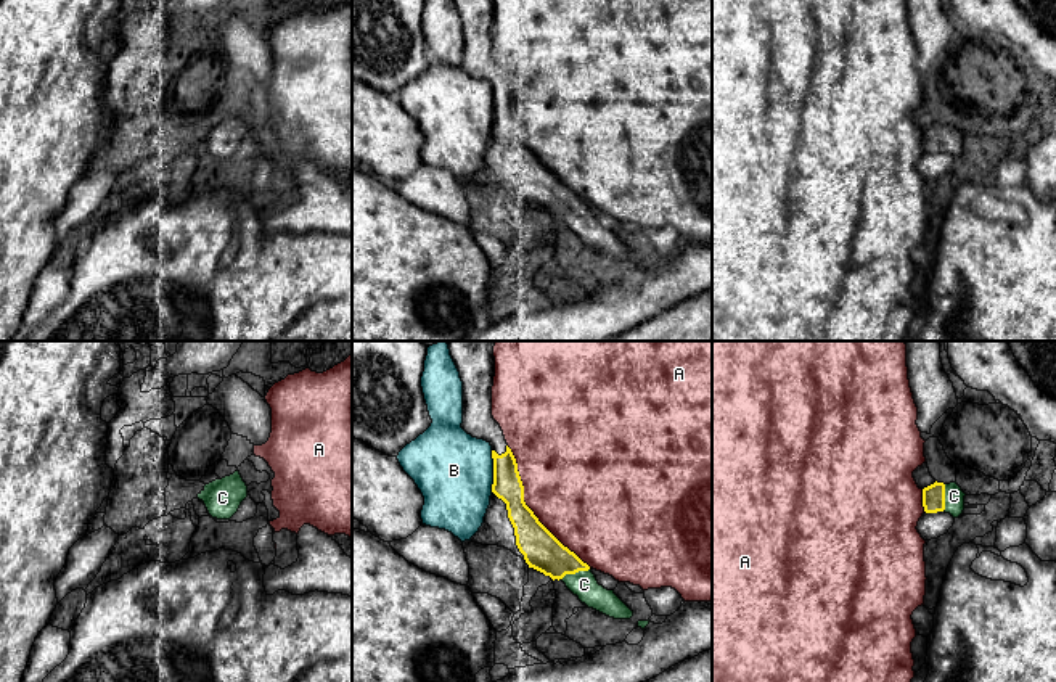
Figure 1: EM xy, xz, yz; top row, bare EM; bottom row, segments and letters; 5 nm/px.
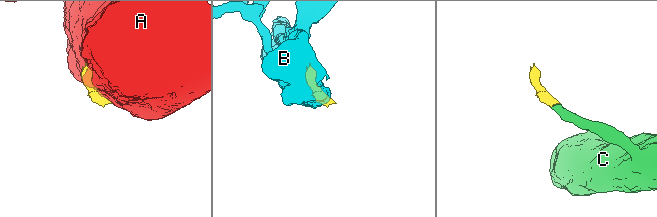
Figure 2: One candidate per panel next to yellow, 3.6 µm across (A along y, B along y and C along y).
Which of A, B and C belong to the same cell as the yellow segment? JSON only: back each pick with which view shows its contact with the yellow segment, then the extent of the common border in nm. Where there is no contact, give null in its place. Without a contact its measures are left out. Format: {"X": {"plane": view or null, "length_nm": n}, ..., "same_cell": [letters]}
{"C": {"plane": "xz", "length_nm": 170}, "same_cell": ["C"]}

